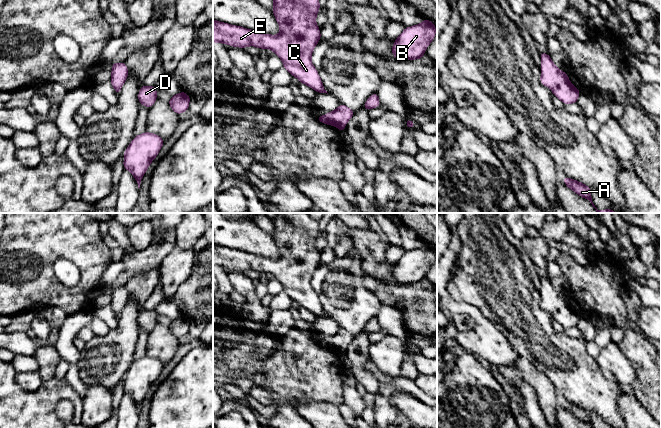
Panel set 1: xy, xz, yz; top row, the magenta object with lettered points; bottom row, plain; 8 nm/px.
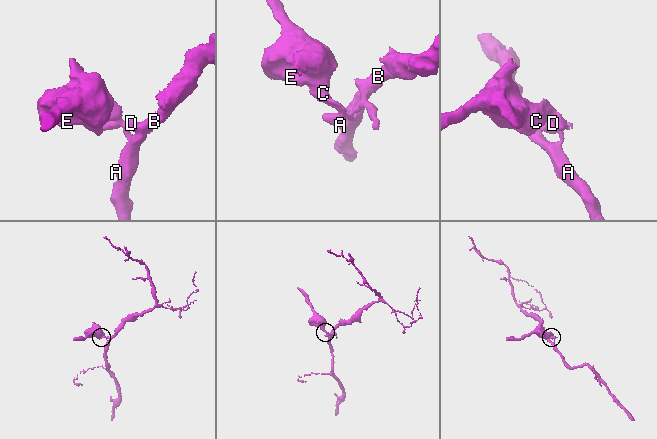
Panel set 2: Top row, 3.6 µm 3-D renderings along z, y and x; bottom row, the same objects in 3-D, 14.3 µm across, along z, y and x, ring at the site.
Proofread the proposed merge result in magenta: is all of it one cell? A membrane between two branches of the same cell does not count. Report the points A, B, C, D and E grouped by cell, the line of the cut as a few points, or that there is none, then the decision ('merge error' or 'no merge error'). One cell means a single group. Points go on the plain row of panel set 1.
groups A B D / C E; cut yz (568, 304), (552, 313); merge error

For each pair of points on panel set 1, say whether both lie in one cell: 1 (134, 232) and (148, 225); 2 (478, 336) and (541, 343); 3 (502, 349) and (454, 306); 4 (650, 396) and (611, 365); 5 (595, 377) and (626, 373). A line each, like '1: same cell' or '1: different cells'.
1: same cell
2: different cells
3: same cell
4: different cells
5: different cells

